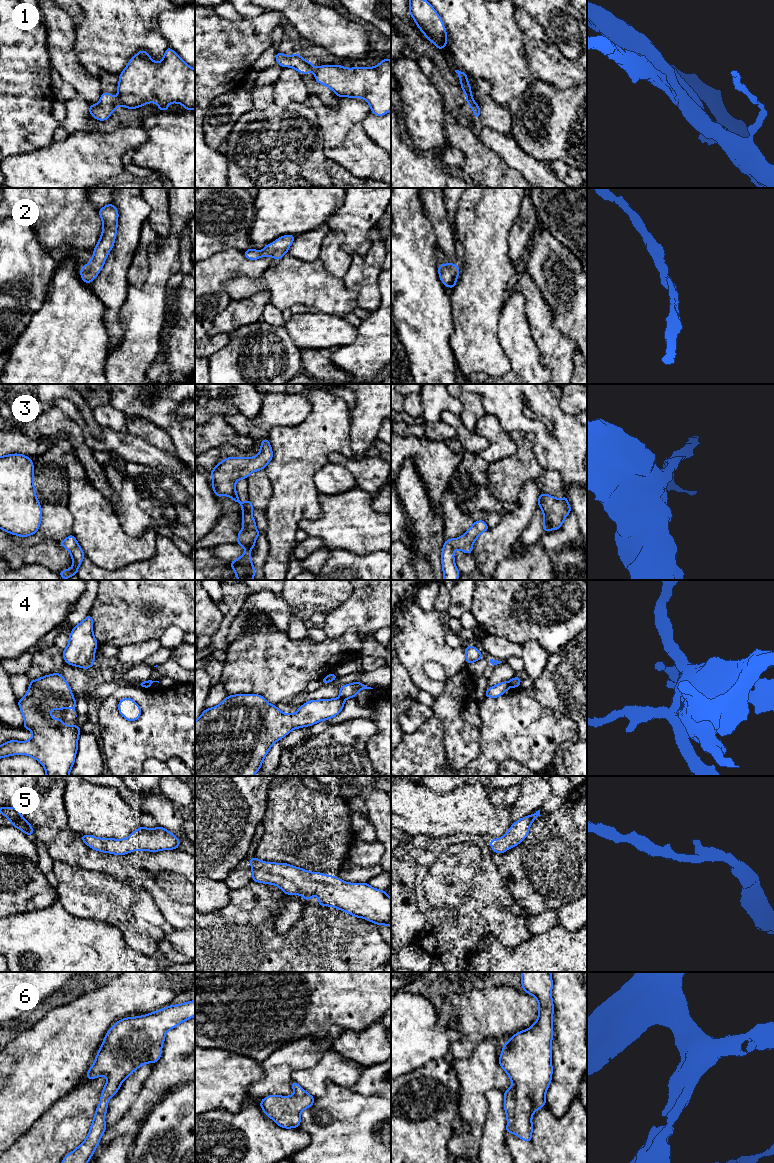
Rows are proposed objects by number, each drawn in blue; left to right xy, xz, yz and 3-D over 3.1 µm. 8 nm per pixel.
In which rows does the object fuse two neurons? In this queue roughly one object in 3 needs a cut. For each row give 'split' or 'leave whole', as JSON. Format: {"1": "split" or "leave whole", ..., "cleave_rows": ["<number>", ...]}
{"1": "split", "2": "leave whole", "3": "leave whole", "4": "split", "5": "leave whole", "6": "leave whole", "cleave_rows": ["1", "4"]}

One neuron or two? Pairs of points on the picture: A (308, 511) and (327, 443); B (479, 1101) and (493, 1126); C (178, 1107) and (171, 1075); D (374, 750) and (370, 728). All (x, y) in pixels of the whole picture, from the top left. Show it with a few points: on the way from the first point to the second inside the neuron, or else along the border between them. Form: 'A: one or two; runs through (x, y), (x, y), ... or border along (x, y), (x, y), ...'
A: one; runs through (306, 494), (306, 464), (310, 460)
B: two; border along (490, 1091), (487, 1094), (488, 1112), (481, 1137)
C: two; border along (184, 1084), (166, 1095)
D: two; border along (369, 718), (376, 726), (366, 742), (369, 759)

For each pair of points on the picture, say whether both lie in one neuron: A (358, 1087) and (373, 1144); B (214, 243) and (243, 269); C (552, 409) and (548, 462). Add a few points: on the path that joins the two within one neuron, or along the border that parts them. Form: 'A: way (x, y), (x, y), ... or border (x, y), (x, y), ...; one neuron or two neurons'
A: border (349, 1088), (360, 1094), (380, 1096); two neurons
B: border (243, 250), (235, 248), (223, 249), (205, 260); two neurons
C: way (559, 422), (559, 446), (556, 449); one neuron

